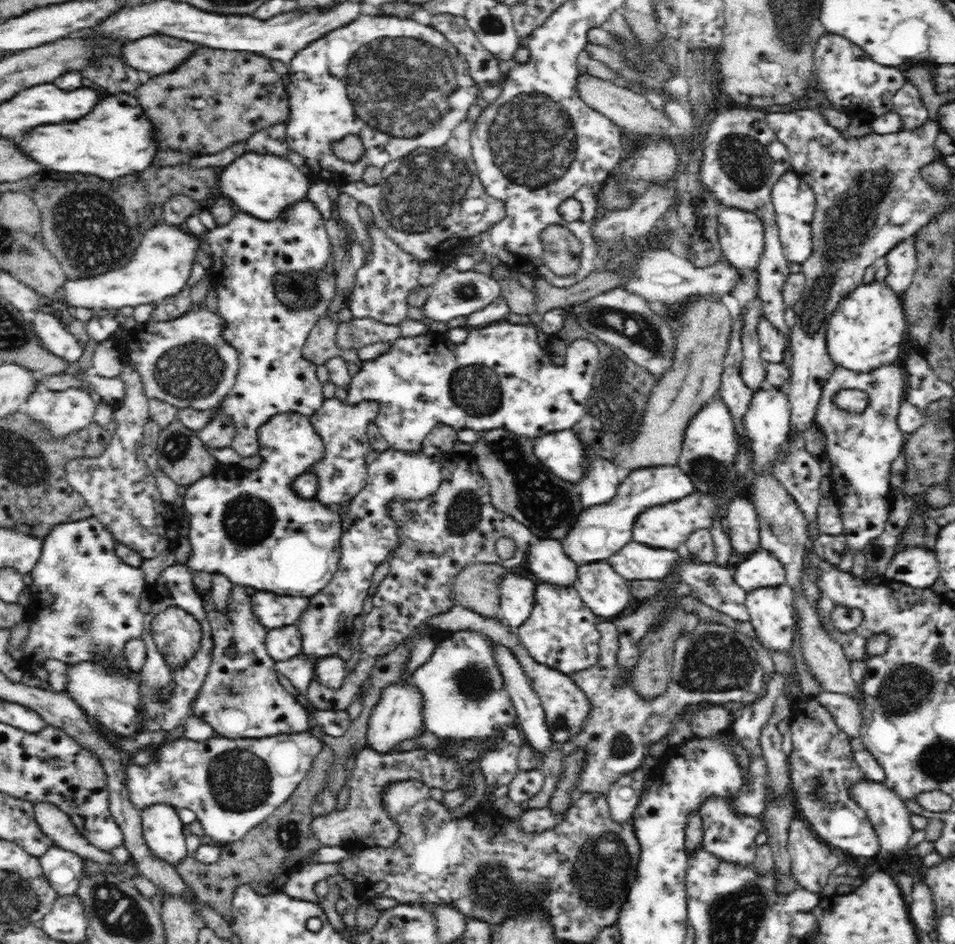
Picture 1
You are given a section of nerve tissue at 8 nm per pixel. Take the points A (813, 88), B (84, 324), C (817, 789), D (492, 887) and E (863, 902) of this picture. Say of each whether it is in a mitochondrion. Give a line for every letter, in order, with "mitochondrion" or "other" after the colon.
A: other
B: other
C: mitochondrion
D: mitochondrion
E: other

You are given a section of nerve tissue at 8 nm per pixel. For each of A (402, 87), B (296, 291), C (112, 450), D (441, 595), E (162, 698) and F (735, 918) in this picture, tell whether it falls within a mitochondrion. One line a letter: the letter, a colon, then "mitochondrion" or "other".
A: mitochondrion
B: mitochondrion
C: other
D: other
E: other
F: mitochondrion

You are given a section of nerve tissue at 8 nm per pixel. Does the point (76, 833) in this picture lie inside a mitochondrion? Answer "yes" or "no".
no

